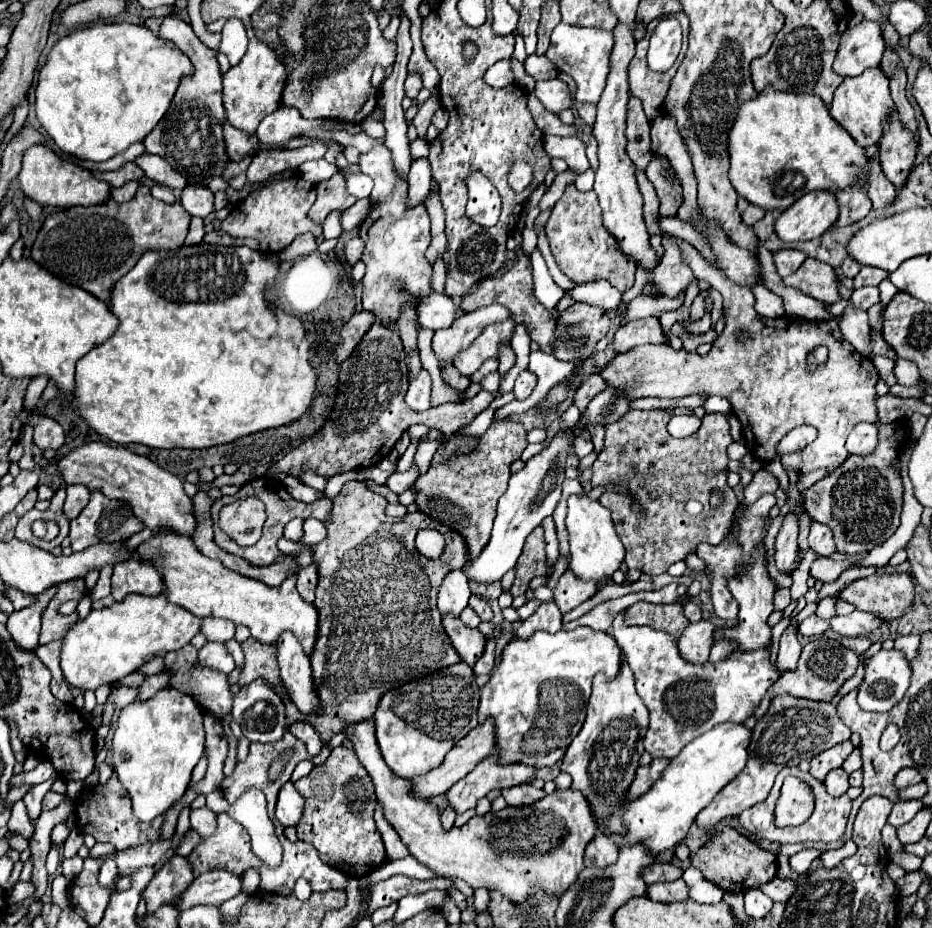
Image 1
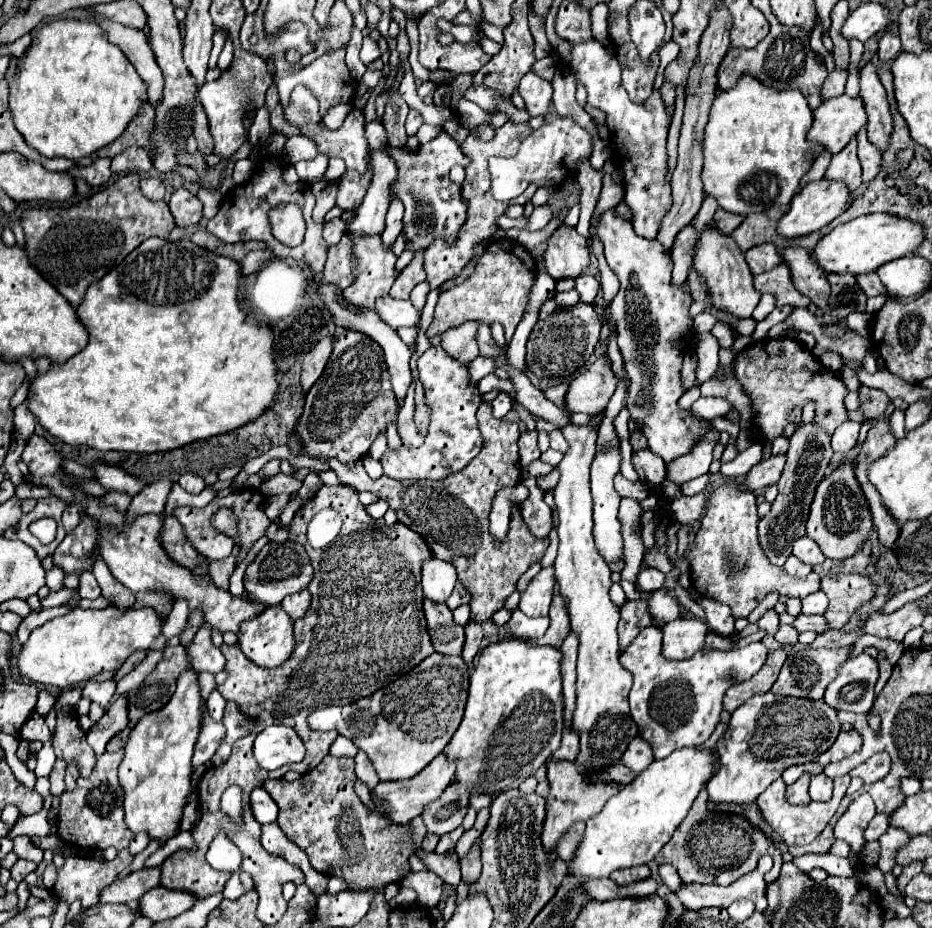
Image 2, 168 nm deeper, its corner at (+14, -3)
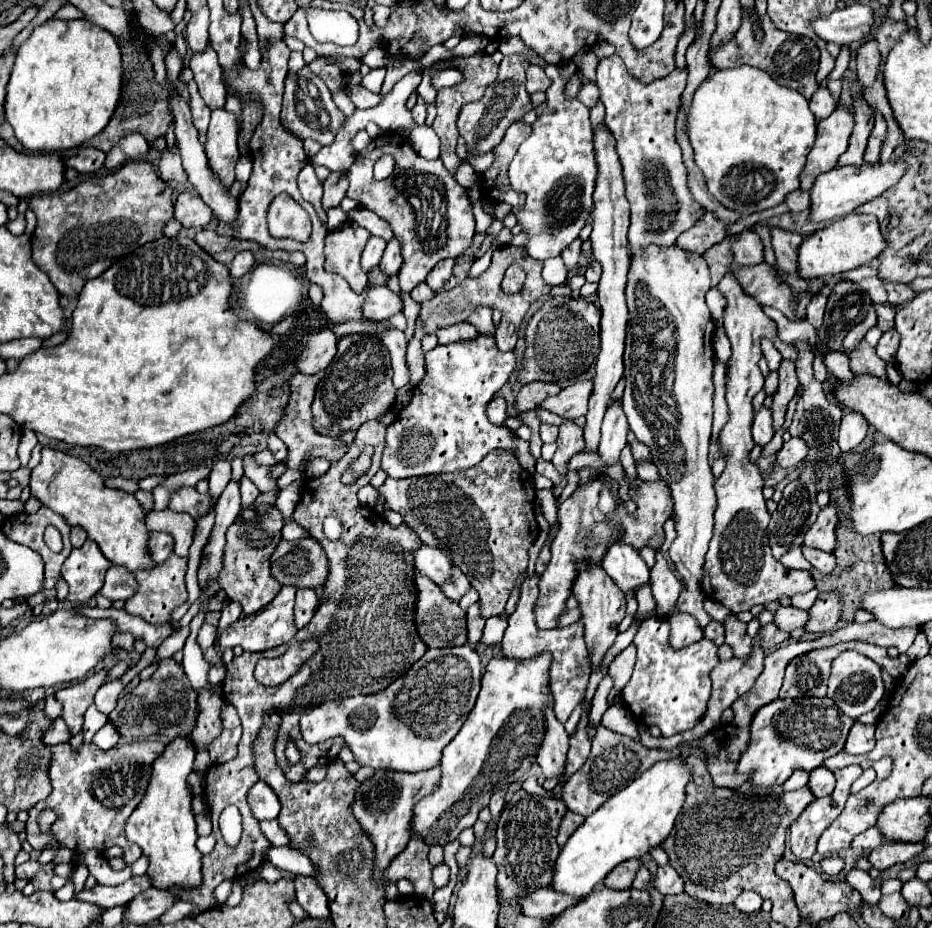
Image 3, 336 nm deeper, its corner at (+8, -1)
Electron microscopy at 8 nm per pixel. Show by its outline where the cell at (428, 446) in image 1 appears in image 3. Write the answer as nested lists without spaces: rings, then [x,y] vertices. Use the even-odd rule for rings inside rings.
[[[351,334],[339,338],[337,354],[323,372],[313,400],[313,430],[321,436],[341,436],[373,418],[381,418],[393,408],[395,388],[391,386],[389,350],[377,336]]]

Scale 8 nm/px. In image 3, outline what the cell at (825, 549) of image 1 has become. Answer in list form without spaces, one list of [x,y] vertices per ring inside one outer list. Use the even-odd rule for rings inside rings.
[[[803,548],[803,556],[821,574],[829,574],[835,568],[835,556],[833,554],[827,554],[827,552],[821,552],[815,548]]]

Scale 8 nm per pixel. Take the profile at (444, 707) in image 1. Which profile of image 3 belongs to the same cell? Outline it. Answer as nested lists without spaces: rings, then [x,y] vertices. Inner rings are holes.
[[[469,644],[427,650],[389,688],[345,700],[327,700],[301,716],[301,734],[309,744],[343,734],[361,766],[421,772],[439,764],[441,750],[461,730],[481,686],[481,662]]]

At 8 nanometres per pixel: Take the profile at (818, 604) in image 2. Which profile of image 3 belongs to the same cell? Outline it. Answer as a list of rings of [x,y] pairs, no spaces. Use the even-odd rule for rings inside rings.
[[[813,588],[813,590],[809,590],[809,592],[805,592],[805,594],[801,594],[801,596],[793,596],[791,598],[791,604],[795,606],[795,608],[809,608],[811,606],[811,602],[815,600],[815,596],[819,596],[819,592]]]

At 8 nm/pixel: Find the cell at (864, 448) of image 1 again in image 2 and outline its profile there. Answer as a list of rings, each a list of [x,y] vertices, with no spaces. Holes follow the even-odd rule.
[[[853,420],[843,422],[843,424],[835,430],[835,434],[833,434],[833,438],[831,438],[833,450],[835,450],[835,452],[847,452],[847,450],[851,450],[851,448],[857,444],[857,440],[859,440],[859,428],[861,428],[859,422],[853,422]]]

